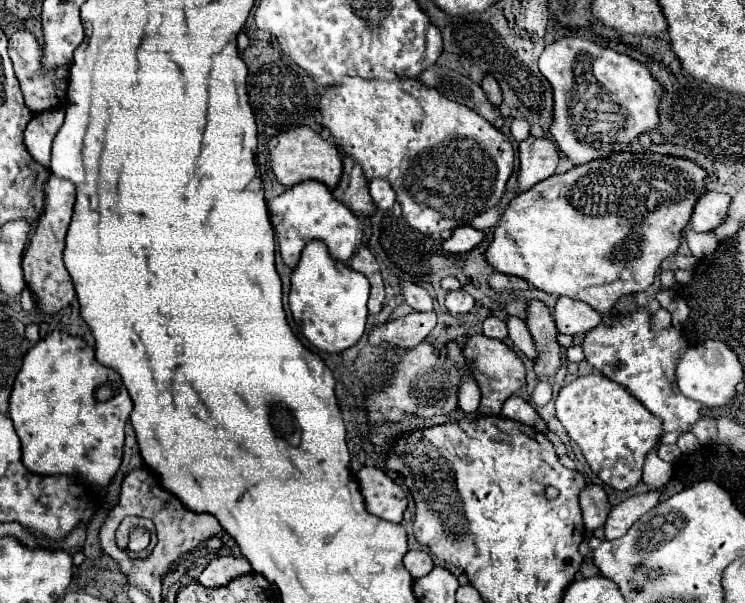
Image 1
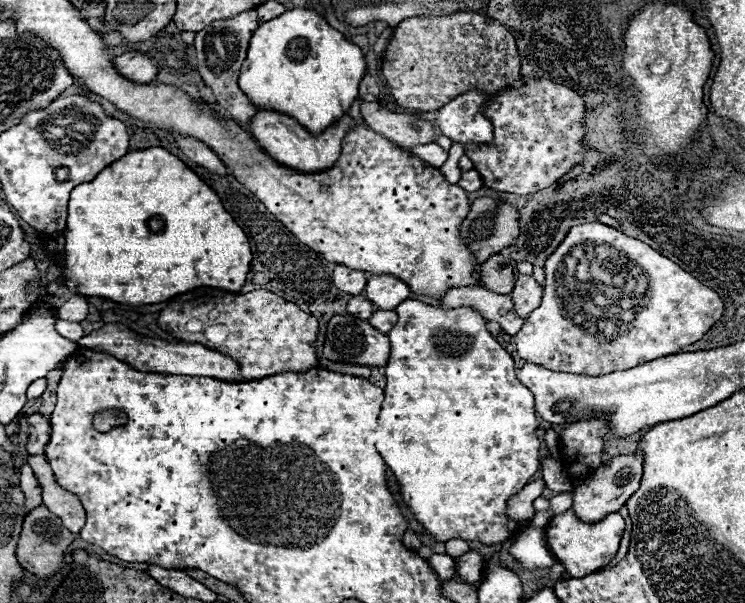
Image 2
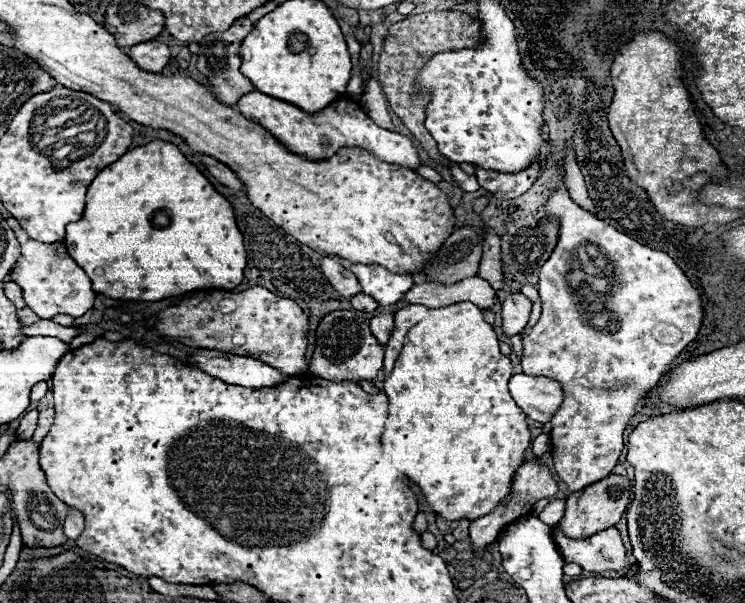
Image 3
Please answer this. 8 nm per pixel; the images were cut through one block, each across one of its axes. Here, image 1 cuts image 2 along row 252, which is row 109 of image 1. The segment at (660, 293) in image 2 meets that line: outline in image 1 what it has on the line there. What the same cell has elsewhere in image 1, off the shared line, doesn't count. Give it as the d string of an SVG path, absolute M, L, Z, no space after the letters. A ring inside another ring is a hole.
M560 38L544 48L538 60L538 68L550 82L554 94L554 120L550 128L552 138L556 140L560 152L574 166L604 158L610 152L632 152L630 144L636 142L640 134L660 126L658 108L666 90L650 74L646 64L634 60L628 54L620 54L612 48L602 48L586 38Z

